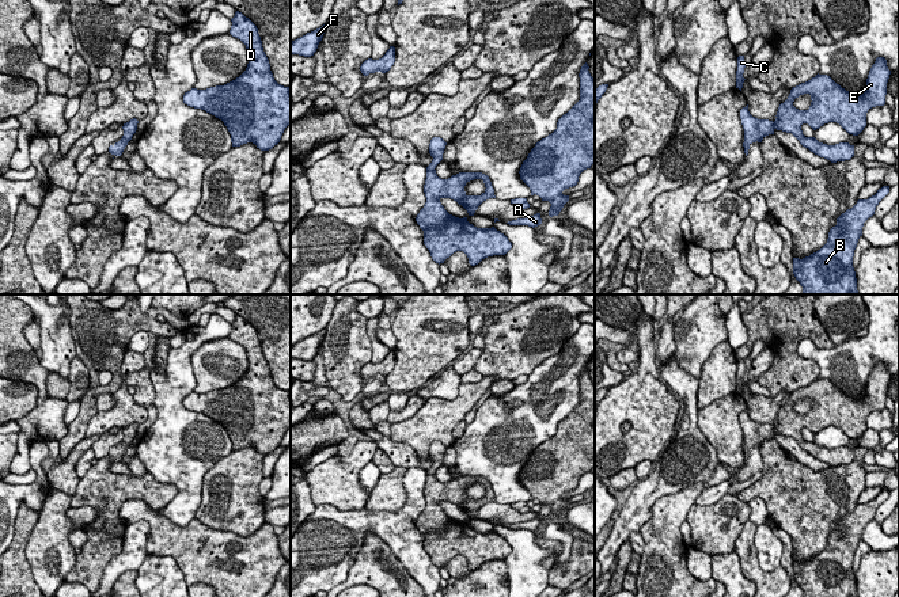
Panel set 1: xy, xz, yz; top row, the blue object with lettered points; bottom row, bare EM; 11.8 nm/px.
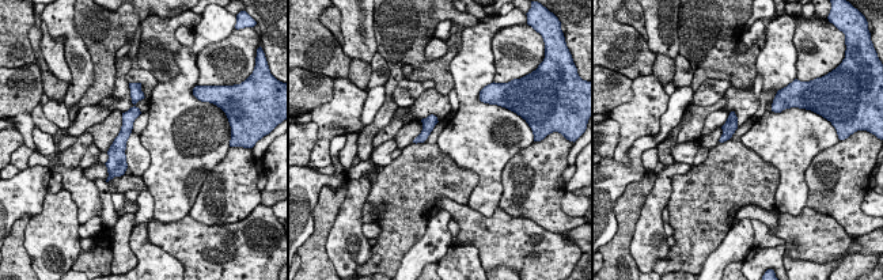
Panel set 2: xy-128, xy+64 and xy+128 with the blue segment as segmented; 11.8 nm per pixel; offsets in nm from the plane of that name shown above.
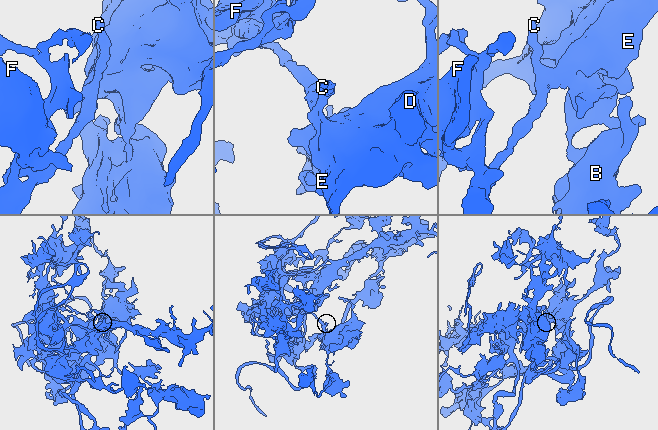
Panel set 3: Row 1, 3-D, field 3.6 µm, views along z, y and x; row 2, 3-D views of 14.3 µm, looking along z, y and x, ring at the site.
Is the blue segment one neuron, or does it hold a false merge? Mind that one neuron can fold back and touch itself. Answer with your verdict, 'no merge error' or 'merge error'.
no merge error

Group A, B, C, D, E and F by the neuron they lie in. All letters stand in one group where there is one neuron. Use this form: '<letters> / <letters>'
A B C D E F

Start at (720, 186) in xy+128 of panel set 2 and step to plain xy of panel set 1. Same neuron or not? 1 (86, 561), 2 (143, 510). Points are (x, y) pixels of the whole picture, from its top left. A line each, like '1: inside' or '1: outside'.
1: inside
2: outside

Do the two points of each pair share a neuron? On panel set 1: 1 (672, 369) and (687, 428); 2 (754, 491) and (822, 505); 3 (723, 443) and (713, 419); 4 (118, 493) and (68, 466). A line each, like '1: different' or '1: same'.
1: same
2: same
3: same
4: different

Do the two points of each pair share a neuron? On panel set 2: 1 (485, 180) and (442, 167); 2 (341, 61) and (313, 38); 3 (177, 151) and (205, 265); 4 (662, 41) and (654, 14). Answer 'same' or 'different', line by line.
1: different
2: same
3: different
4: same

